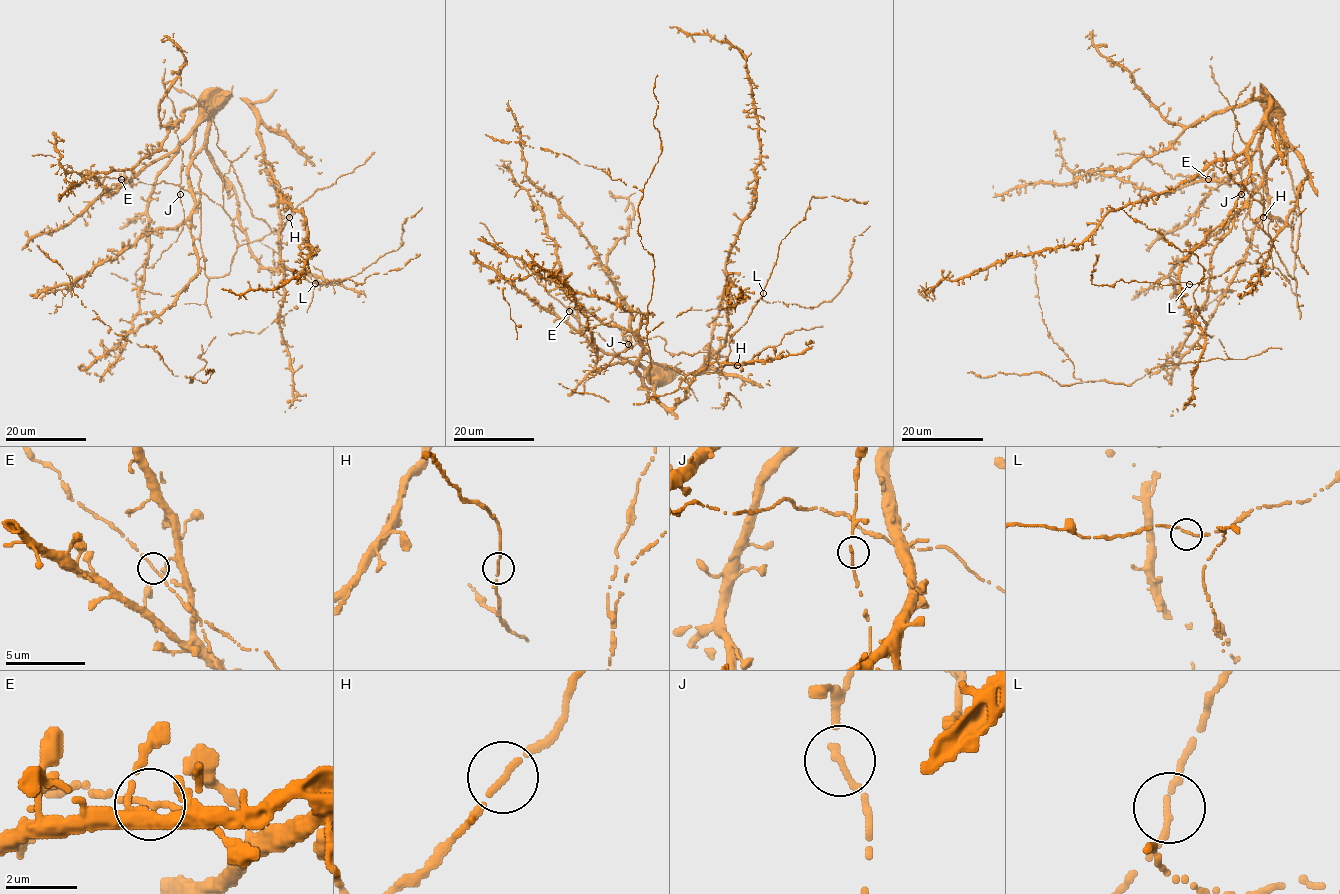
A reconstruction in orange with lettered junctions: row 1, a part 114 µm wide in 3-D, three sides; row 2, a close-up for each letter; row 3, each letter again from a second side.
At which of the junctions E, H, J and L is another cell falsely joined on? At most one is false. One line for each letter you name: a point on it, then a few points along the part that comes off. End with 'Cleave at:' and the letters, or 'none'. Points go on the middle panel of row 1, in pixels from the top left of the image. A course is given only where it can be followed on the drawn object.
Cleave at: none

